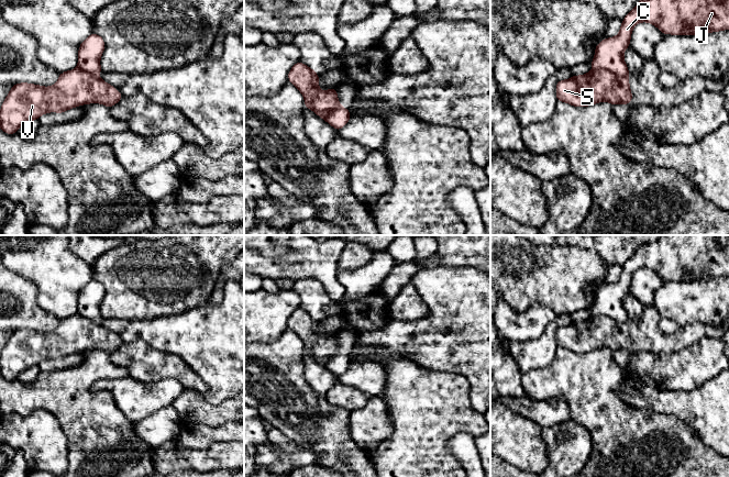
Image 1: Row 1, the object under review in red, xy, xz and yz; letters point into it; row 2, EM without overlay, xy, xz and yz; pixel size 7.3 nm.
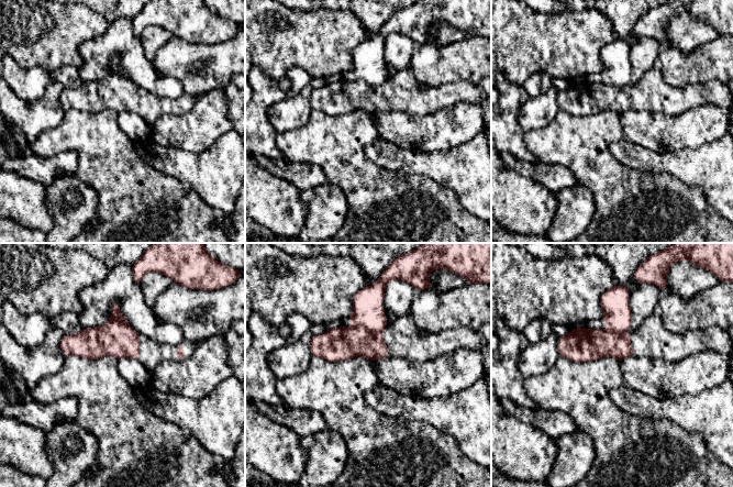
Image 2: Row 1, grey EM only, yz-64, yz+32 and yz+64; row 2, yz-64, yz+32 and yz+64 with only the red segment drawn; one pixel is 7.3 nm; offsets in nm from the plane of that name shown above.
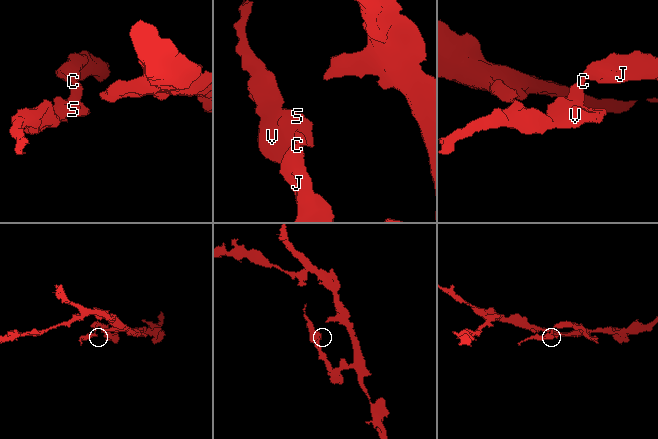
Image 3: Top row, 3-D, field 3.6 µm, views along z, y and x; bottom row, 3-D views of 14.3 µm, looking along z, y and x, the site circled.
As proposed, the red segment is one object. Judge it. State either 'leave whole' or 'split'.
split

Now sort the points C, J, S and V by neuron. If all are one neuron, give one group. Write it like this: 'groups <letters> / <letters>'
groups C J / S V

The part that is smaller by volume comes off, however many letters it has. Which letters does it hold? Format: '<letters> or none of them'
S, V

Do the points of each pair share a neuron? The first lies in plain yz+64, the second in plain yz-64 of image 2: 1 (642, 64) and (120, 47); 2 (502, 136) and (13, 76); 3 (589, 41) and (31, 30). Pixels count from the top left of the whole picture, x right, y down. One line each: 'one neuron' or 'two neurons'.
1: two neurons
2: one neuron
3: one neuron

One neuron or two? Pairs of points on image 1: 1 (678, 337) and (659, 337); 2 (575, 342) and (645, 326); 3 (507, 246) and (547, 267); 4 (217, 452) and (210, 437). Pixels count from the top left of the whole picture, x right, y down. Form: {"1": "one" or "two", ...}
{"1": "one", "2": "one", "3": "one", "4": "two"}

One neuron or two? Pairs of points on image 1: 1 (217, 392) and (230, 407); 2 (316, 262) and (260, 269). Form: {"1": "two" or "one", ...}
{"1": "two", "2": "one"}

